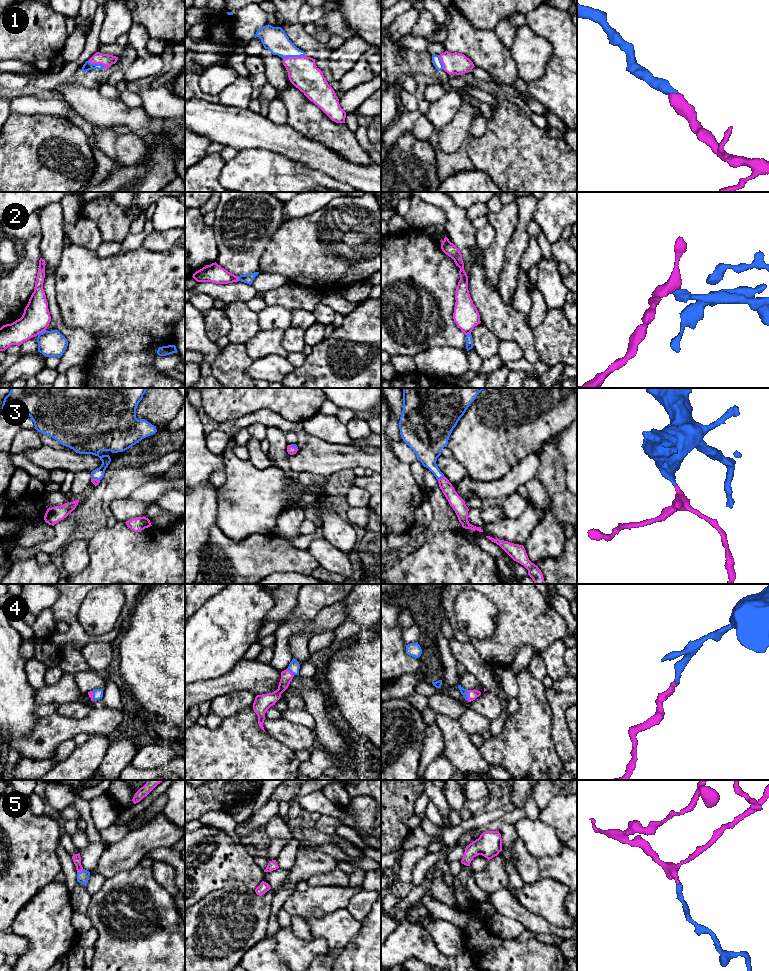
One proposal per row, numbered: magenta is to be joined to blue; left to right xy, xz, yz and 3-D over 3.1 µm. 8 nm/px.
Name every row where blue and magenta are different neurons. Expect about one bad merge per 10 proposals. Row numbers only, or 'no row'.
no row

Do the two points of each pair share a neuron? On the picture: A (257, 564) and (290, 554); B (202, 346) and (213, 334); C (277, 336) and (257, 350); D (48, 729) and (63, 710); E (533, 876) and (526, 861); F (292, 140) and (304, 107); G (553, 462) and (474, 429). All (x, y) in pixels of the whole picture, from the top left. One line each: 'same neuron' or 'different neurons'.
A: same neuron
B: different neurons
C: same neuron
D: different neurons
E: same neuron
F: different neurons
G: different neurons

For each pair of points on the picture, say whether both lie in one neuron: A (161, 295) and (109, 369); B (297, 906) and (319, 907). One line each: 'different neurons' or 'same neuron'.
A: same neuron
B: same neuron

